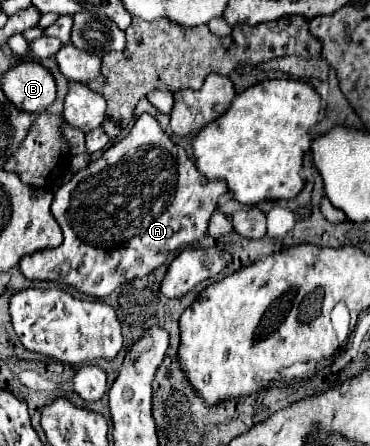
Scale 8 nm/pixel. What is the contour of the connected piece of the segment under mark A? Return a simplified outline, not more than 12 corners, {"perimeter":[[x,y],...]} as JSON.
{"perimeter":[[145,112],[55,192],[27,280],[105,298],[199,242],[229,188]]}

